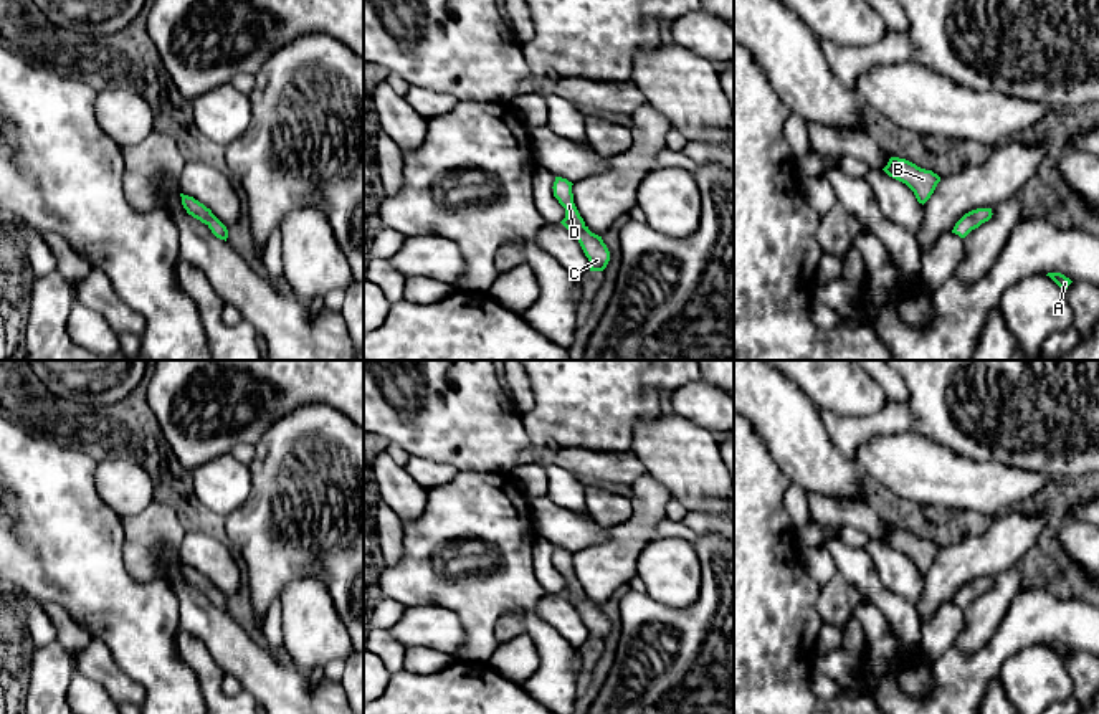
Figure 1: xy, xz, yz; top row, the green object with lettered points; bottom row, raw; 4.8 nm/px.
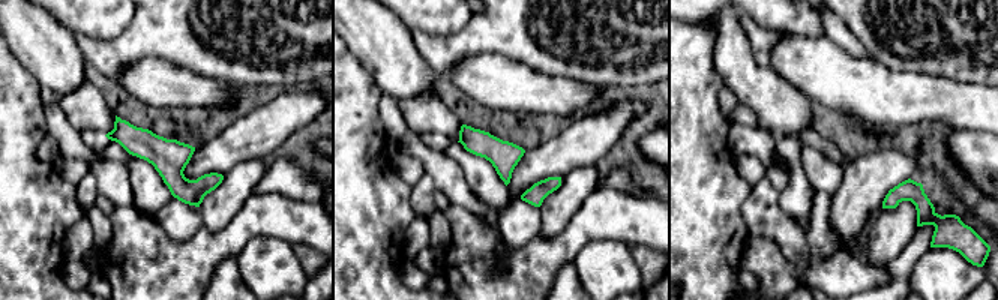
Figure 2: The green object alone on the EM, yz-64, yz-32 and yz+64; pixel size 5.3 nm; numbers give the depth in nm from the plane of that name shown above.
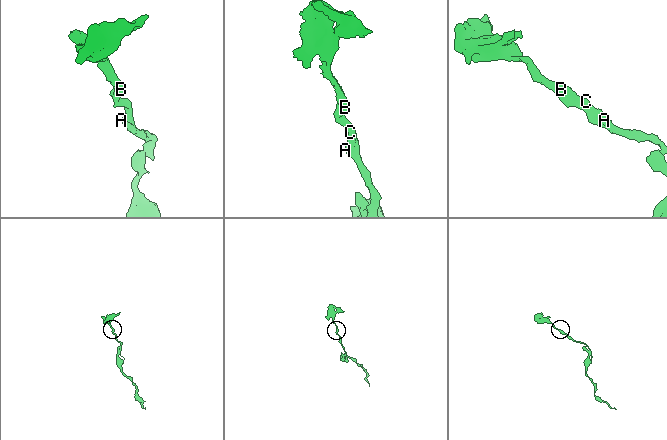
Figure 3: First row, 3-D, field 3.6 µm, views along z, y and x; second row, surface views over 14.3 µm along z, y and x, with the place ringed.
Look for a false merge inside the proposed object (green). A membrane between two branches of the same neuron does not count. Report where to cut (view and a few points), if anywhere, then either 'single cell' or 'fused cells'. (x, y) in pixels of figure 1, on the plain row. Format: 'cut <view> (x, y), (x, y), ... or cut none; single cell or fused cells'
cut none; single cell

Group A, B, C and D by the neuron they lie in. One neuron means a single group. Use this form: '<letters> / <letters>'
A B C D

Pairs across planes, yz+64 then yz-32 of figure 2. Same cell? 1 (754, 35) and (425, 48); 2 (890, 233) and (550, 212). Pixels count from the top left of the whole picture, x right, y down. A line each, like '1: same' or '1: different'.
1: same
2: same

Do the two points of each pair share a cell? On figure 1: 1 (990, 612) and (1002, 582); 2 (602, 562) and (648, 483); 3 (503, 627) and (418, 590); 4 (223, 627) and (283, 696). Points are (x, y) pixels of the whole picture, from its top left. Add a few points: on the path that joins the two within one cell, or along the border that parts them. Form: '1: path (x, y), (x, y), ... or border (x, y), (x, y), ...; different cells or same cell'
1: path (992, 605), (1002, 589); same cell
2: path (622, 542), (643, 521), (648, 503); same cell
3: border (519, 612), (509, 612), (496, 622), (496, 642); different cells
4: path (230, 643), (266, 680); same cell

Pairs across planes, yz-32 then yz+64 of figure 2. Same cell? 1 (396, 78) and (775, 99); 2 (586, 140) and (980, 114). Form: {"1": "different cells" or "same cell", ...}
{"1": "same cell", "2": "different cells"}

